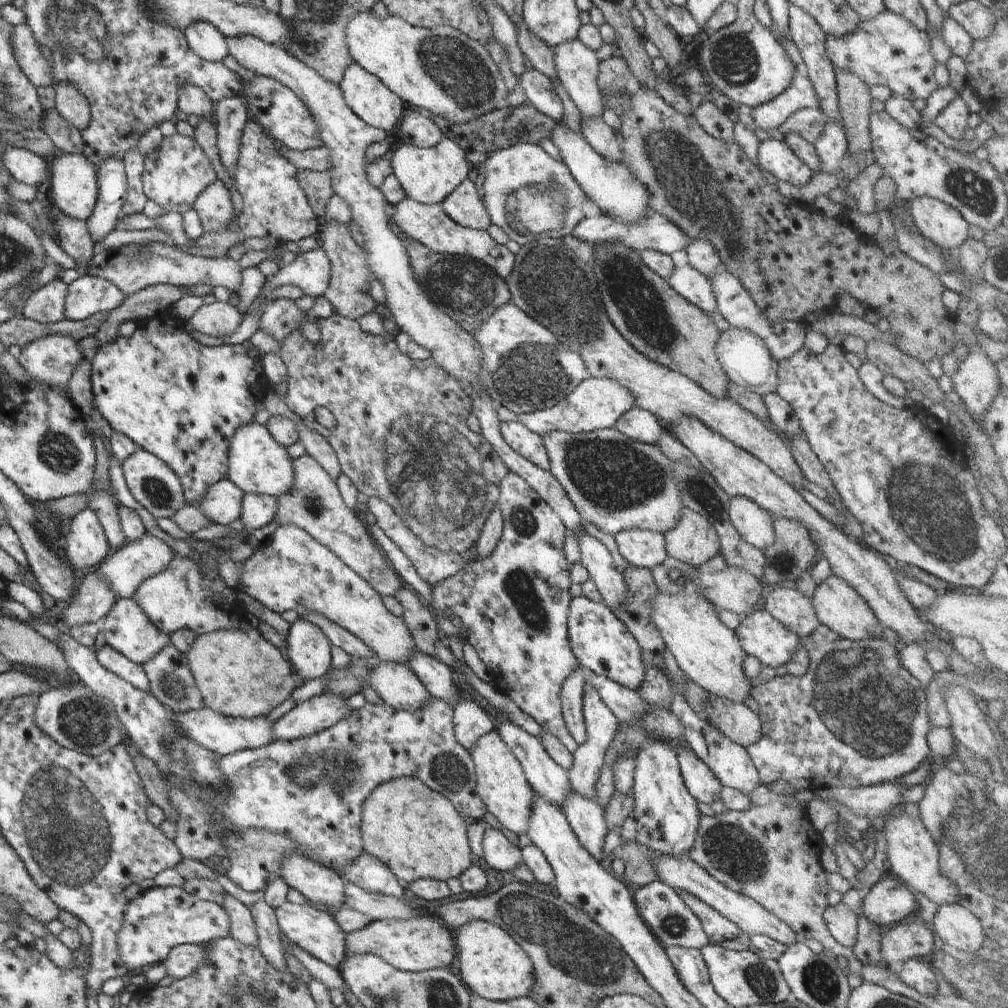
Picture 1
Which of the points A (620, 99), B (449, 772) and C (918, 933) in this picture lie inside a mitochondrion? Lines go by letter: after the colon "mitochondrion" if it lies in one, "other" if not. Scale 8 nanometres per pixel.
A: mitochondrion
B: mitochondrion
C: other

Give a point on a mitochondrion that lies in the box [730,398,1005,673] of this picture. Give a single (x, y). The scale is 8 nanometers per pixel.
(925, 500)

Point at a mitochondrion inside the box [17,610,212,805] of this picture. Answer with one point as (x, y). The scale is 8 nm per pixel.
(87, 723)

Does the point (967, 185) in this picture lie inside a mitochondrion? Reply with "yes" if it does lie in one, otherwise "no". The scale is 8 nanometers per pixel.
yes

